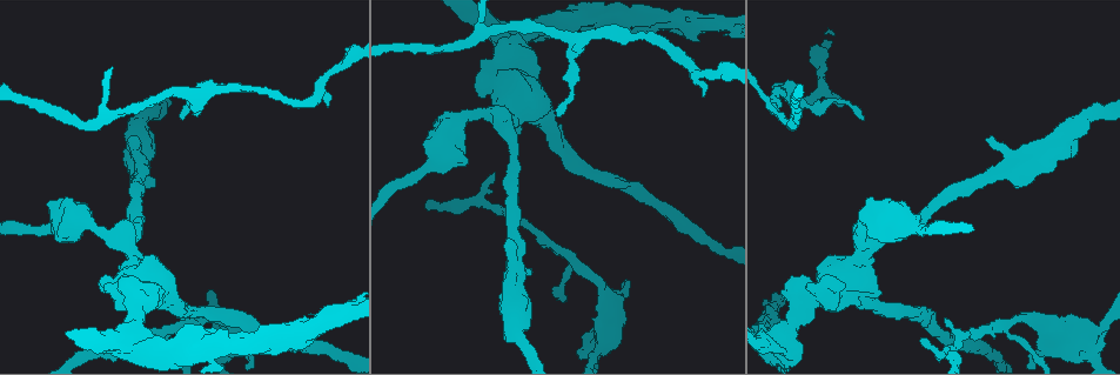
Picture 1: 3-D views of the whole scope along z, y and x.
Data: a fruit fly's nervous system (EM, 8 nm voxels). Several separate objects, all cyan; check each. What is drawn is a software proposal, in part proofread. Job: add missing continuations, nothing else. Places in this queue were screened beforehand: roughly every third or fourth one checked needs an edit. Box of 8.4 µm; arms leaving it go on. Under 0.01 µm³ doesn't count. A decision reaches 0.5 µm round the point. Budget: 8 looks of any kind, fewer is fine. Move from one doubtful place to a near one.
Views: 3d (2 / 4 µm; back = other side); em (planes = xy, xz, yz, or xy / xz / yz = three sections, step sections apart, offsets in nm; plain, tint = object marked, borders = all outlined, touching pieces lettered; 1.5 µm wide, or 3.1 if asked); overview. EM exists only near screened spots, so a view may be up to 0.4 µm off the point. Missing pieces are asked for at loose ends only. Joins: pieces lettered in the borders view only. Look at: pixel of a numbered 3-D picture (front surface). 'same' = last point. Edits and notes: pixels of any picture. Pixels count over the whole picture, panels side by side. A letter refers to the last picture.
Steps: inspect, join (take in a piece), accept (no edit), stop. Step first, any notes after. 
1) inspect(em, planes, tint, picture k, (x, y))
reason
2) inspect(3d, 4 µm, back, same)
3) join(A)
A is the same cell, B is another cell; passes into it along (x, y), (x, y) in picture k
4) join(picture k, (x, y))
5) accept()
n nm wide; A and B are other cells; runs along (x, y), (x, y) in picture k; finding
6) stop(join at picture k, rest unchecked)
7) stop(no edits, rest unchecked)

inspect(3d, 4 µm, picture 1, (184, 118))
branch stops here

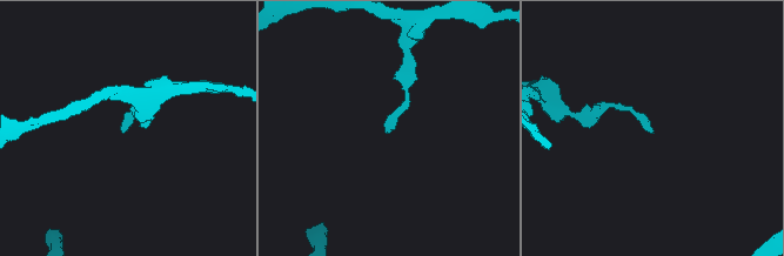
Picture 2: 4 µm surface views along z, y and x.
inspect(em, planes, plain, picture 2, (122, 132))
need the tissue

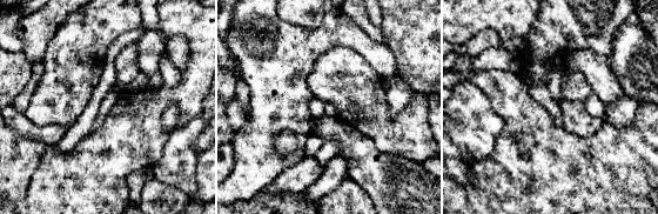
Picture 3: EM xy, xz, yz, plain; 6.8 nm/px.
inspect(em, planes, borders, same)
see the neighbours

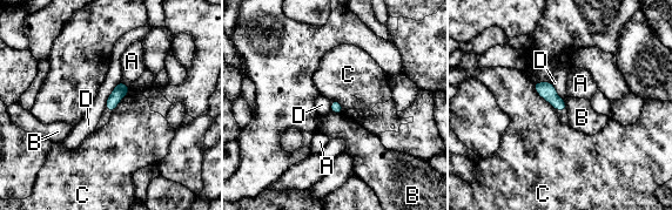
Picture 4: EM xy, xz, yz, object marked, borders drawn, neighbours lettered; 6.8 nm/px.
accept()
A, B, C and D are other cells; border along (120, 80), (109, 95), (105, 108) in picture 4; none of them fits

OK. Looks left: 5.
inspect(3d, 4 µm, back, picture 1, (327, 100))
tapers out

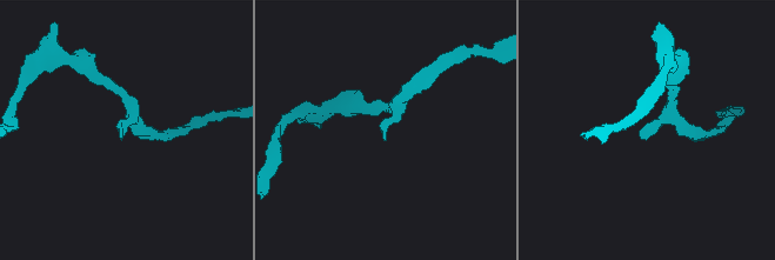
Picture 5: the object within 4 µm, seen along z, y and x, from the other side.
inspect(em, planes, borders, picture 5, (641, 135))

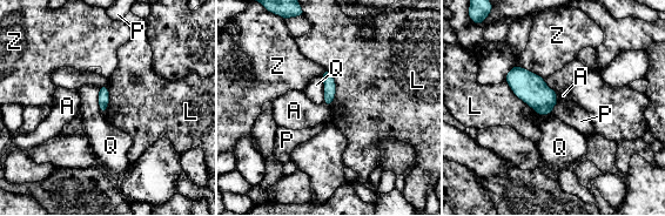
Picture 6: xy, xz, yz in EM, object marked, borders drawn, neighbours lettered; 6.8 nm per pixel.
accept()
L touches over 260 nm; A, L, P, Q and Z are other cells; none of them fits

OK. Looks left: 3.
inspect(3d, 4 µm, picture 1, (103, 288))
branch stops here

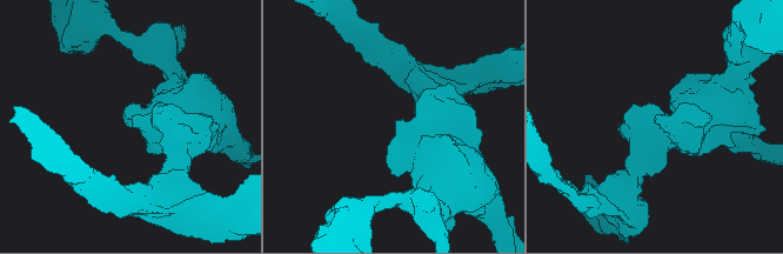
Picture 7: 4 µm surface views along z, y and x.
inspect(em, xy, step 4, plain, picture 7, (135, 115))
need the tissue

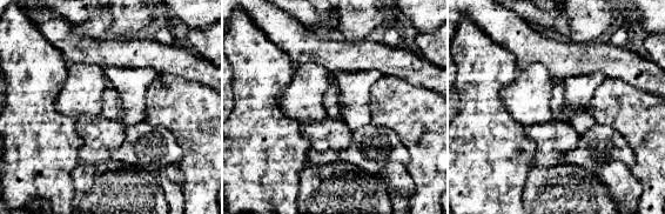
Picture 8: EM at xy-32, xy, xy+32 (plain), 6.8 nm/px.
inspect(em, xy, step 4, borders, same)
what lies round it

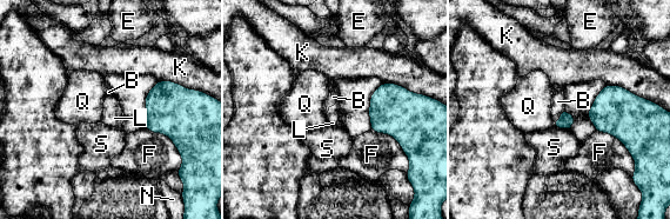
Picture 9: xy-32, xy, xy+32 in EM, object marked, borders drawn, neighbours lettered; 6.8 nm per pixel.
accept()
B, E, F, K, L, N, Q and S are other cells; border along (564, 108), (560, 113) in picture 9; none of them fits

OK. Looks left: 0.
stop(no edits, rest unchecked)

